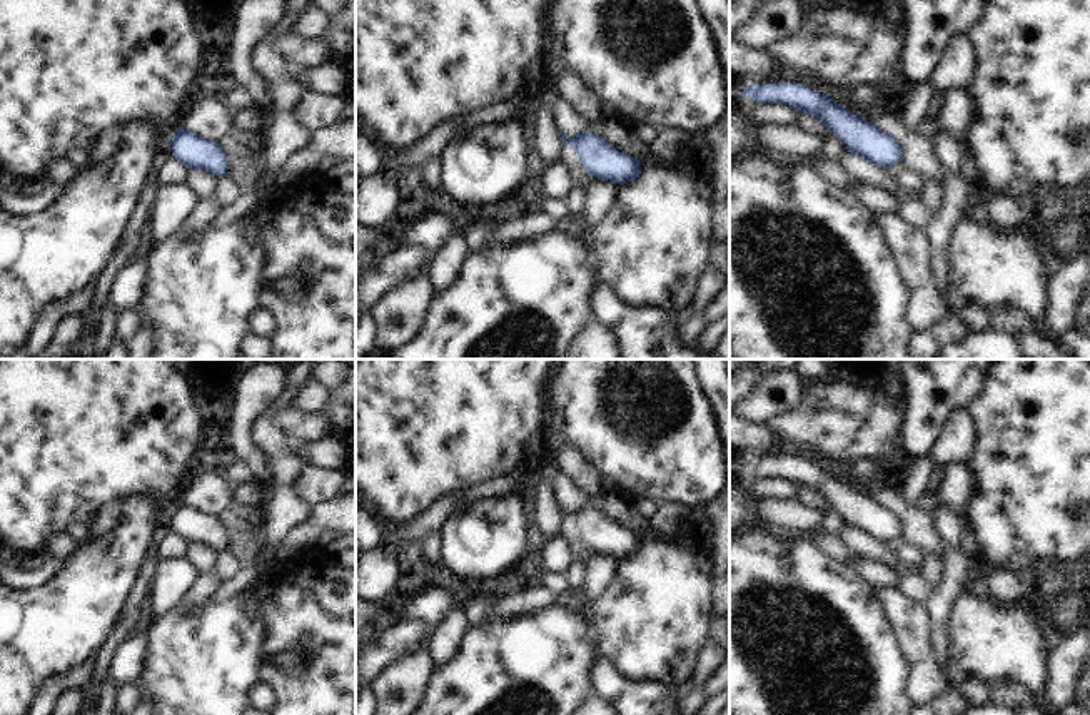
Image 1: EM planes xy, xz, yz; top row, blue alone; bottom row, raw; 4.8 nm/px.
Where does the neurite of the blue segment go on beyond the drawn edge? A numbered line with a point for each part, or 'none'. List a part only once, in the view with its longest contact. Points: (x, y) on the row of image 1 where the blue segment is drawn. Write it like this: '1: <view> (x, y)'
none

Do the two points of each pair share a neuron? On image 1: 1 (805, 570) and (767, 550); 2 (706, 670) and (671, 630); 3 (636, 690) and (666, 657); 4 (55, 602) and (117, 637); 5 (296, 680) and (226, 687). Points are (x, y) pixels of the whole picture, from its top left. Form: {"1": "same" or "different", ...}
{"1": "same", "2": "different", "3": "different", "4": "different", "5": "different"}

